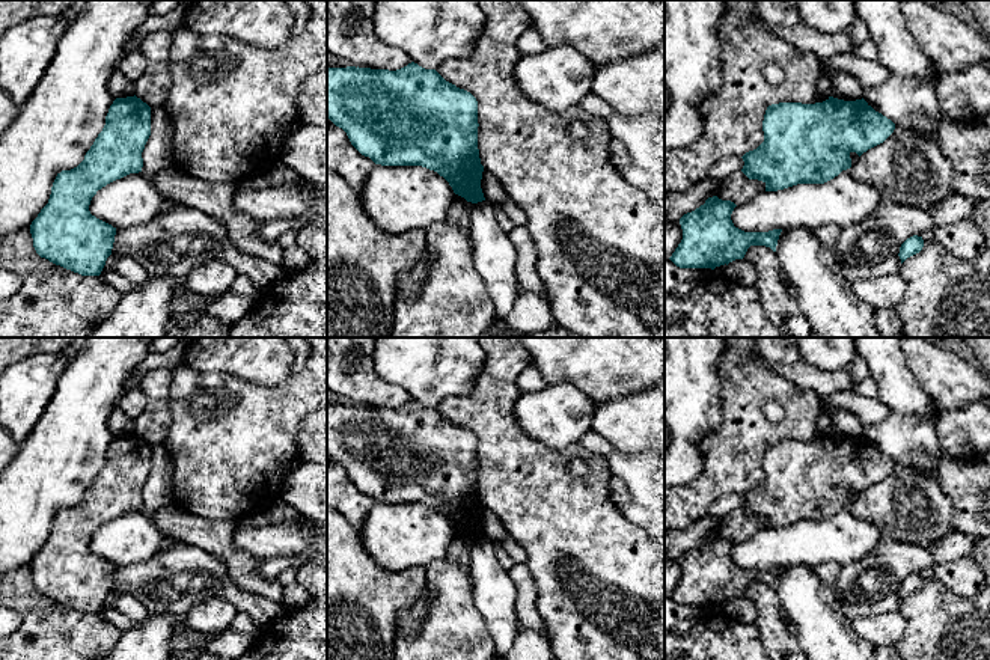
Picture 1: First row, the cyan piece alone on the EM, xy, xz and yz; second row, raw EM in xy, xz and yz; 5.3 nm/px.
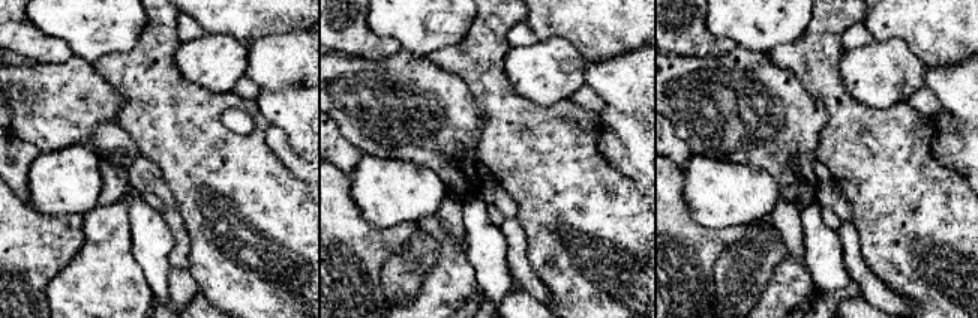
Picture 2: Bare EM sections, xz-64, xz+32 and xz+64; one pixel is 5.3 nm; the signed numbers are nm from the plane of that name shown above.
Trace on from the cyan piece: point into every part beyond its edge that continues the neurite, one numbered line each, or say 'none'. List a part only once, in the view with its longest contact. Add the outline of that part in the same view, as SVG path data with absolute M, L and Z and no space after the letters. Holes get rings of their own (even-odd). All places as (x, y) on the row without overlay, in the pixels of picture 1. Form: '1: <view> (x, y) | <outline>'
none

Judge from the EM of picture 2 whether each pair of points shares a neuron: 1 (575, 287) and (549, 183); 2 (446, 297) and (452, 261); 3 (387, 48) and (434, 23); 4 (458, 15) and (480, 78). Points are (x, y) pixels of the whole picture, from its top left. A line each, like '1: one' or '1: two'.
1: one
2: one
3: two
4: two

